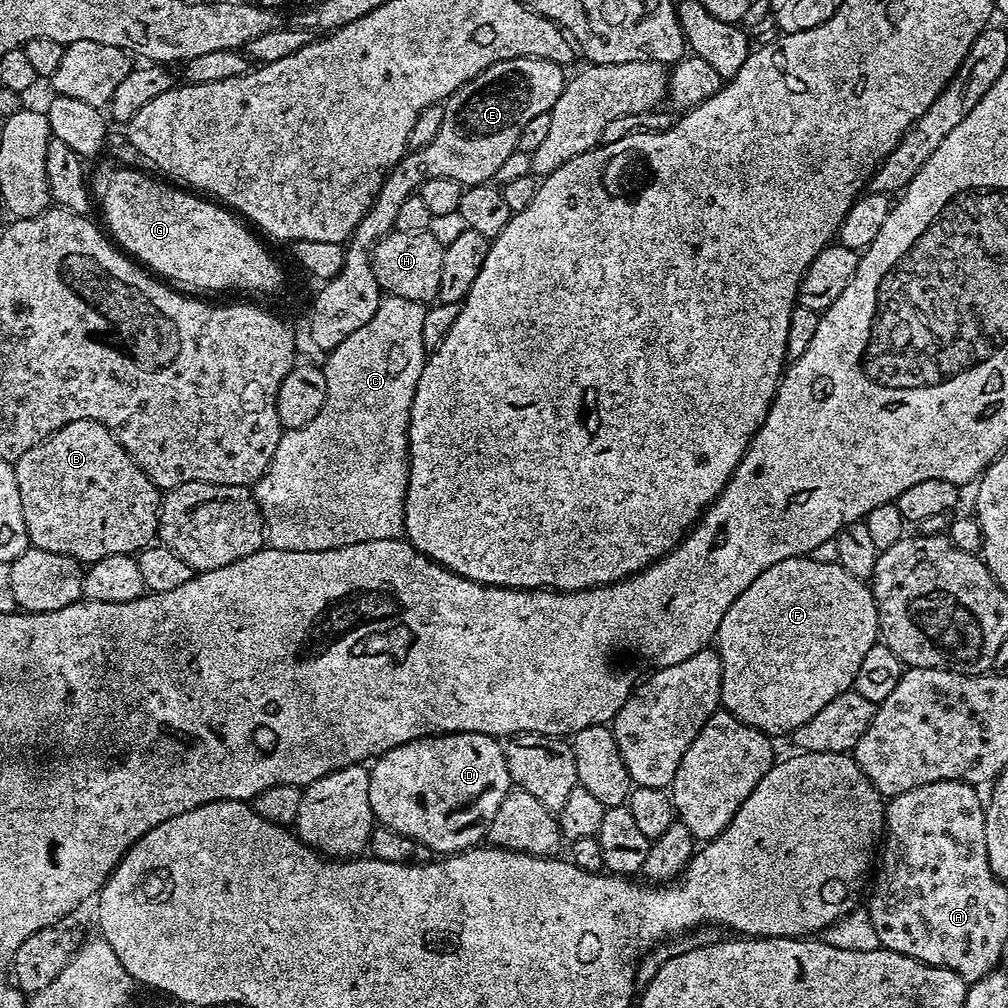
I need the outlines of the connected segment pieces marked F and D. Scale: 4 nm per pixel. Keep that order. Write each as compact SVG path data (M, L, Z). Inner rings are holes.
M811 555L795 556L786 558L782 562L774 562L774 566L770 566L770 570L762 570L762 574L758 574L758 578L754 578L754 582L750 582L750 586L746 586L746 590L742 590L742 594L738 594L738 598L734 598L734 606L730 606L730 610L726 610L726 615L722 618L722 626L718 626L716 631L714 647L719 652L722 662L720 702L723 711L734 714L734 718L746 722L746 726L754 726L758 730L762 730L767 736L787 737L794 730L798 730L798 726L802 726L802 722L810 722L810 718L814 718L814 714L818 714L818 710L822 710L822 706L826 706L826 702L834 702L834 698L838 698L838 694L851 689L854 674L858 674L858 666L862 662L862 657L866 655L866 650L870 650L870 646L874 646L878 642L879 630L878 610L872 597L871 587L865 581L854 578L854 574L846 574L846 570L842 570L840 564L818 562L812 559Z
M486 734L427 736L394 746L370 764L370 806L375 823L422 842L433 854L477 847L487 837L494 813L512 787L504 744Z

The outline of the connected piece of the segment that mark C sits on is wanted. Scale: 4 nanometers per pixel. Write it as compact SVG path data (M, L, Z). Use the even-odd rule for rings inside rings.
M381 299L378 310L366 326L354 330L346 342L340 342L336 348L327 353L323 361L326 378L326 402L322 402L322 410L306 426L290 428L280 433L278 450L274 450L274 458L270 466L262 474L262 478L254 485L256 501L264 519L264 535L267 547L291 552L317 552L318 550L334 550L342 546L350 546L358 542L371 540L399 540L404 536L404 503L406 502L406 486L408 485L408 427L410 426L410 406L414 402L414 390L418 390L418 378L422 378L422 366L426 359L426 349L422 340L422 322L426 319L426 308L418 300Z

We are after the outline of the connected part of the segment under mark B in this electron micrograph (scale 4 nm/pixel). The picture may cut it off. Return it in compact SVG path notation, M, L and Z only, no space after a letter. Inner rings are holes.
M93 420L70 422L54 434L50 434L50 438L38 442L38 446L34 446L34 450L26 450L26 454L22 454L22 458L14 461L14 467L18 478L18 494L22 494L22 518L26 518L28 543L31 547L50 550L50 554L66 554L70 558L80 561L81 565L87 566L102 558L110 558L110 554L130 556L141 552L143 548L148 547L157 539L160 530L161 489L157 488L156 483L137 466L134 458L130 458L130 454L126 454L124 447L114 438L114 434L110 434L110 430L106 430L106 426Z

